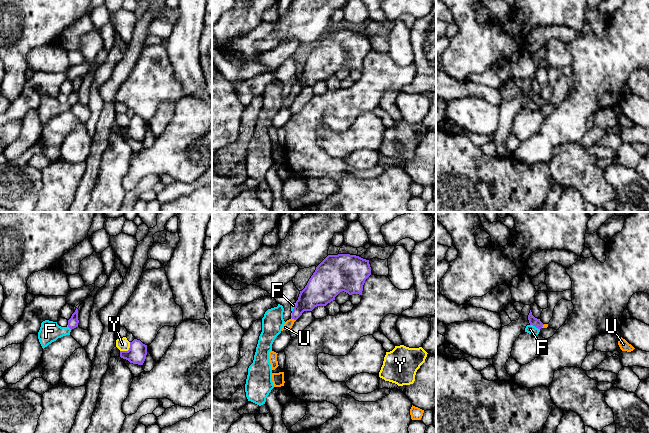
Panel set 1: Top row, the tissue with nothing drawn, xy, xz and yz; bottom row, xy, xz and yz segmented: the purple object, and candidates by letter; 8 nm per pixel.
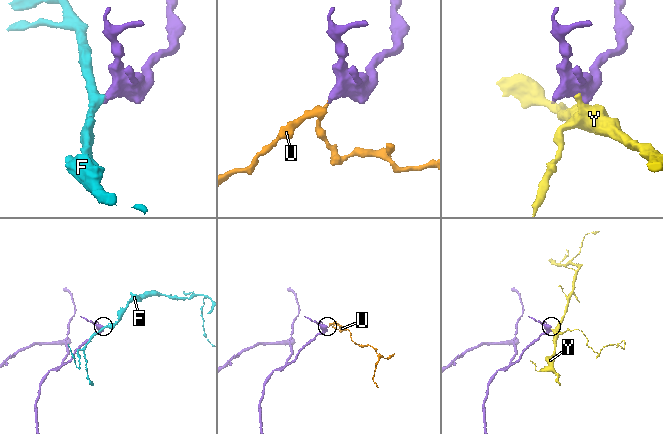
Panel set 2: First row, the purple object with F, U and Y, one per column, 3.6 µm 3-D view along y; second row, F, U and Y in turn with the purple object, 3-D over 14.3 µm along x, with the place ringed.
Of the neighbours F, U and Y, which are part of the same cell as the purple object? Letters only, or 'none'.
U

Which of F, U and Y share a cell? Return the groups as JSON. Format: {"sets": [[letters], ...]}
{"sets": [["F"], ["U"], ["Y"]]}

